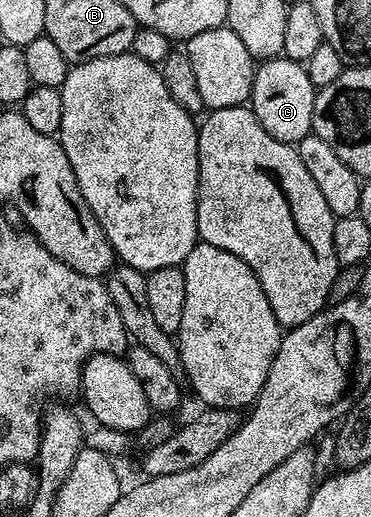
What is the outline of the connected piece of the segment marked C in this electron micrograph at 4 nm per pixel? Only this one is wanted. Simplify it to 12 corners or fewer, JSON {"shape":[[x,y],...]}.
{"shape":[[265,59],[250,109],[270,137],[312,134],[317,90],[305,64]]}

